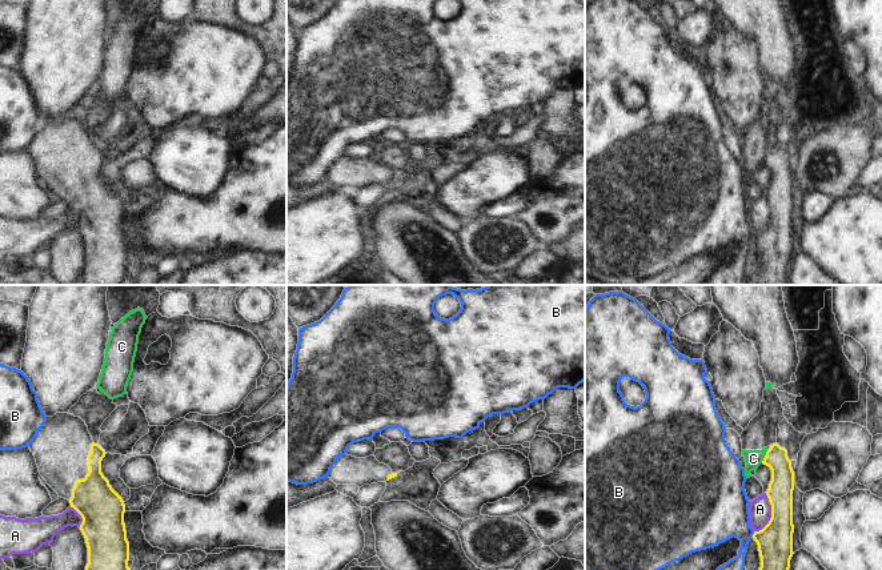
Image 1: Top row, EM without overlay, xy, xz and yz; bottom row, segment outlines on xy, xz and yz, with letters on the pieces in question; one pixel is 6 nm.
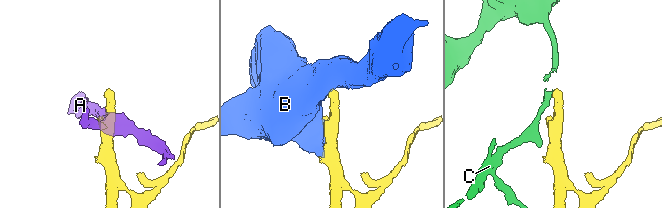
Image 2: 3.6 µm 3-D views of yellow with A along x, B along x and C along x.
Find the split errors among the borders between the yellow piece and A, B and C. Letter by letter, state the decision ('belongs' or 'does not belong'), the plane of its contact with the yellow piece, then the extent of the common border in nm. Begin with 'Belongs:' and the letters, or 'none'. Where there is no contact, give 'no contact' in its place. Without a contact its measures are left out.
Belongs: none
A: does not belong; meets yellow in yz; contact 260 nm long
B: does not belong; meets yellow in yz; contact 40 nm long
C: does not belong; meets yellow in yz; contact 90 nm long

